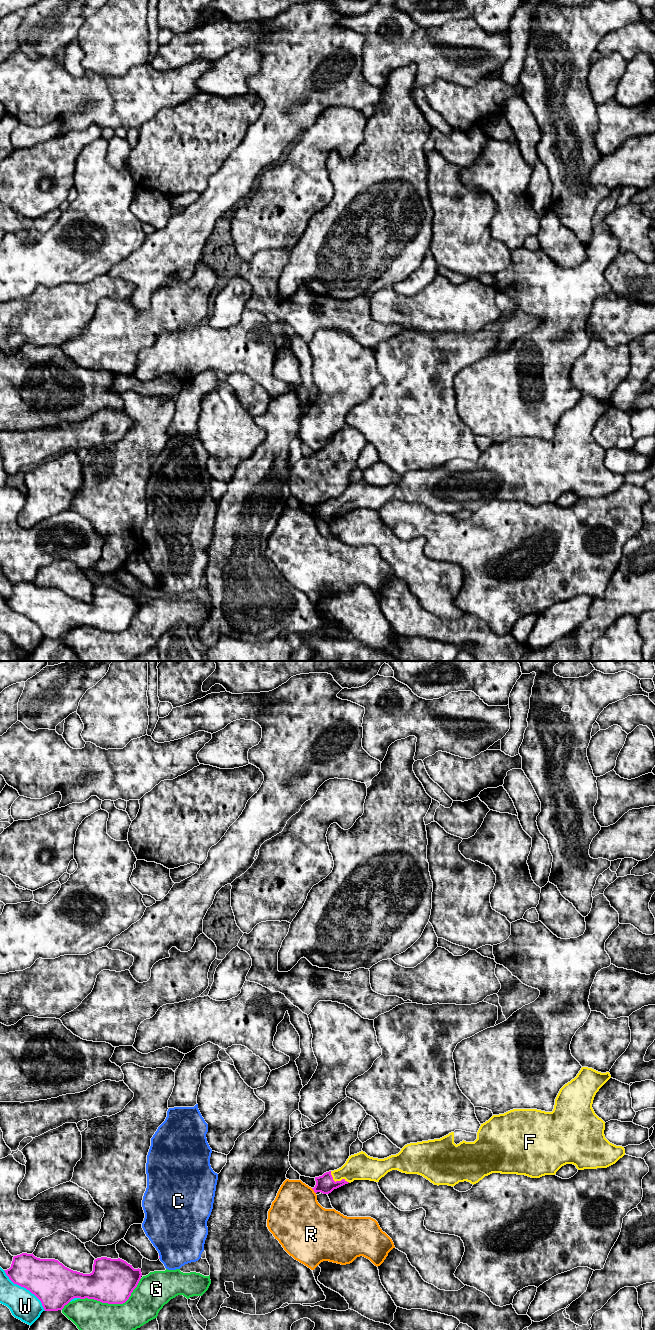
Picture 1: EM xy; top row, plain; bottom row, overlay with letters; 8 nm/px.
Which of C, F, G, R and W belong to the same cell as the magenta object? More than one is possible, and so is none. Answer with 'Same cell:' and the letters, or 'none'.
Same cell: F

